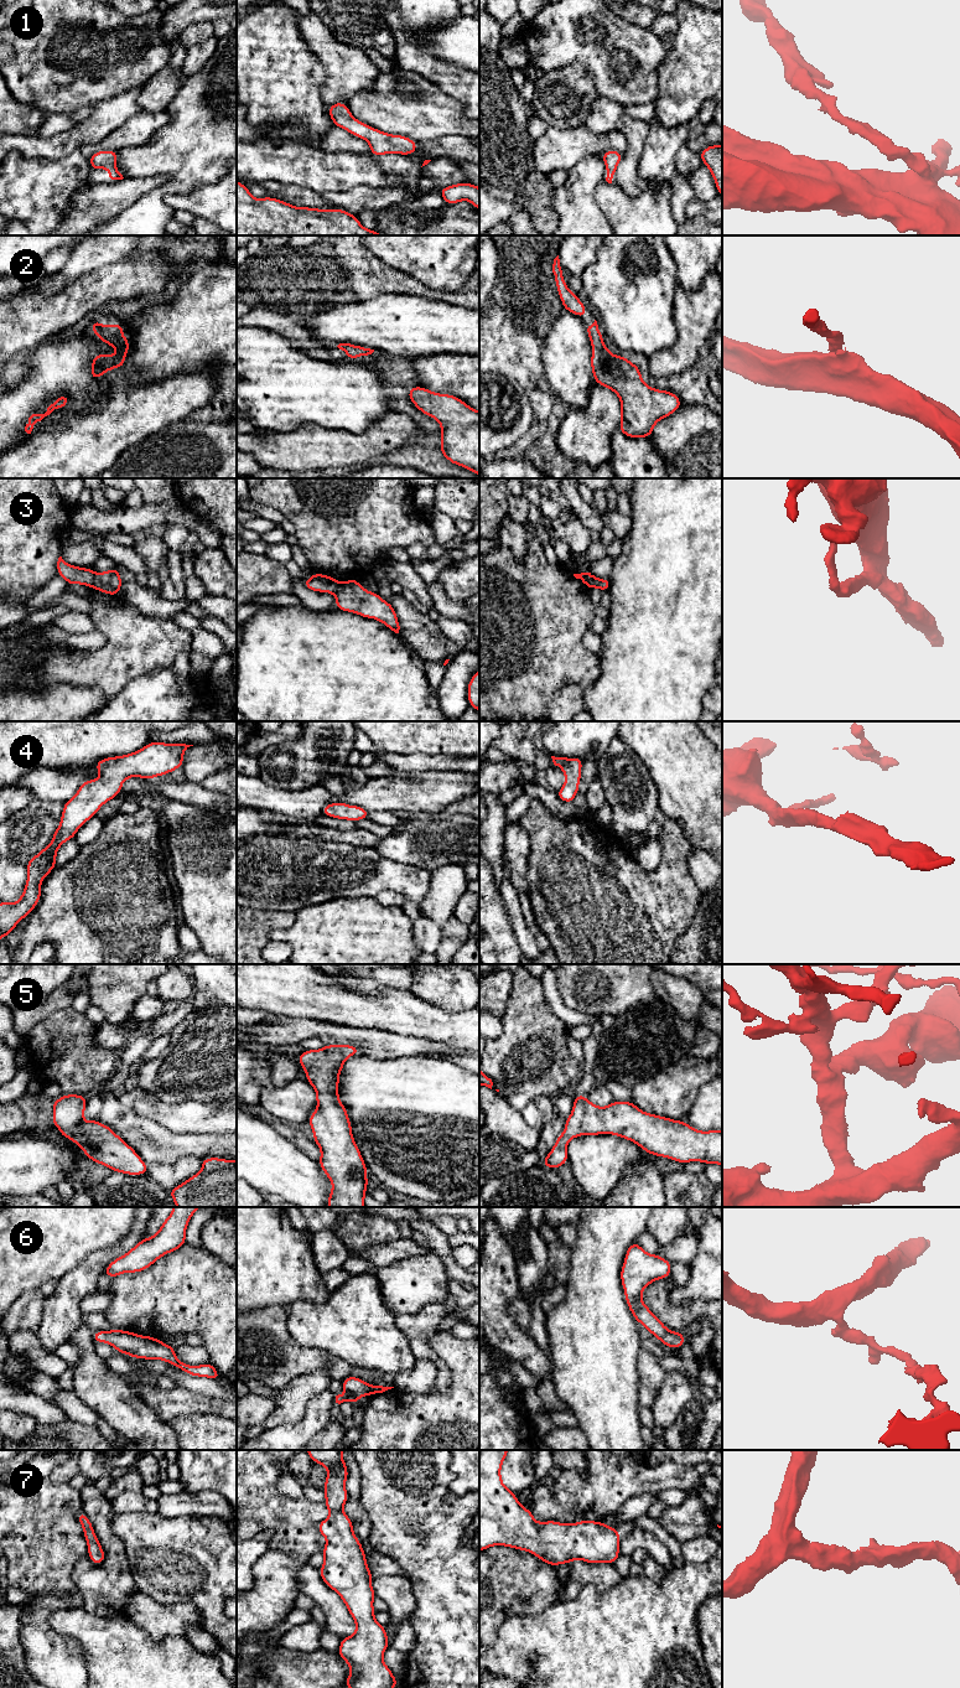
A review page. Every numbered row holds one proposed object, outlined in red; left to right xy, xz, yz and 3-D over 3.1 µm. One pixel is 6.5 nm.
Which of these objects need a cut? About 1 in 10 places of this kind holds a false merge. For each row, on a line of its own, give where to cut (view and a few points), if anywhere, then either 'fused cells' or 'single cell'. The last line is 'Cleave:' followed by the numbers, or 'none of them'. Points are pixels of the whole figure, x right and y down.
1: no cut; single cell
2: no cut; single cell
3: cut in xy along (96, 573), (91, 586); fused cells
4: no cut; single cell
5: no cut; single cell
6: cut in xz along (369, 1384), (362, 1396); fused cells
7: no cut; single cell
Cleave: 3, 6

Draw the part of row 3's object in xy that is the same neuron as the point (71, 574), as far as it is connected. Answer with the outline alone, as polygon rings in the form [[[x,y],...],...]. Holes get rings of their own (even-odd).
[[[59,556],[56,569],[57,575],[61,575],[69,586],[73,584],[81,584],[89,587],[93,586],[95,573],[89,568],[73,566]]]

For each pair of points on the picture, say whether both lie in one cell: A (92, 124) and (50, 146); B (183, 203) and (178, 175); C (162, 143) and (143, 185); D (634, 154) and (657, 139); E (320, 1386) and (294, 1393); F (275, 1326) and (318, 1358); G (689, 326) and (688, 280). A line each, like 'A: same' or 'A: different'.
A: same
B: different
C: different
D: different
E: same
F: same
G: different

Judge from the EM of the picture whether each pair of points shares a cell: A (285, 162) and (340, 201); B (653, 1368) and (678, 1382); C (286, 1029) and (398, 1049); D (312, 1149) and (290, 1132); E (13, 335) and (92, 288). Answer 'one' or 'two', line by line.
A: two
B: two
C: one
D: one
E: one

